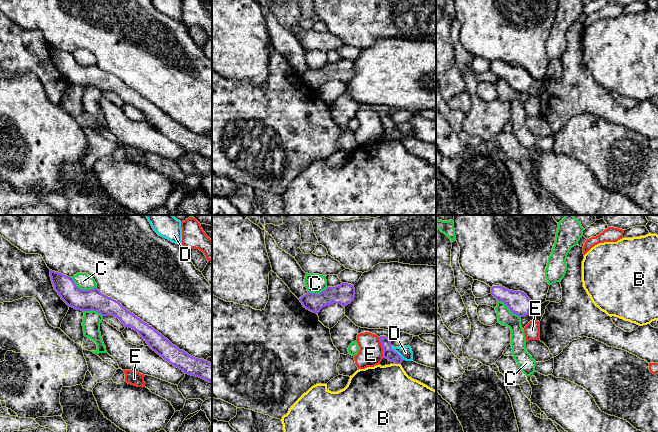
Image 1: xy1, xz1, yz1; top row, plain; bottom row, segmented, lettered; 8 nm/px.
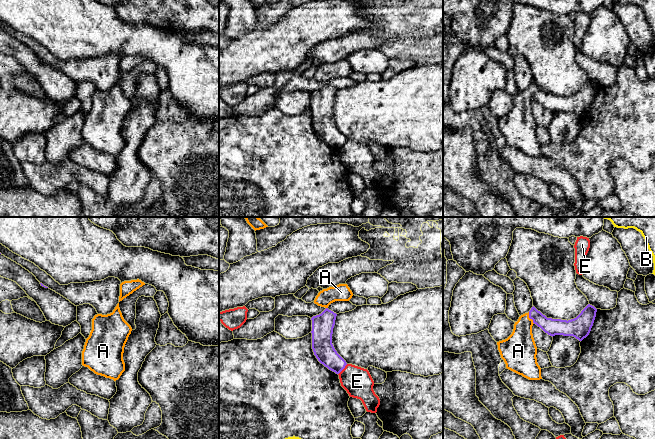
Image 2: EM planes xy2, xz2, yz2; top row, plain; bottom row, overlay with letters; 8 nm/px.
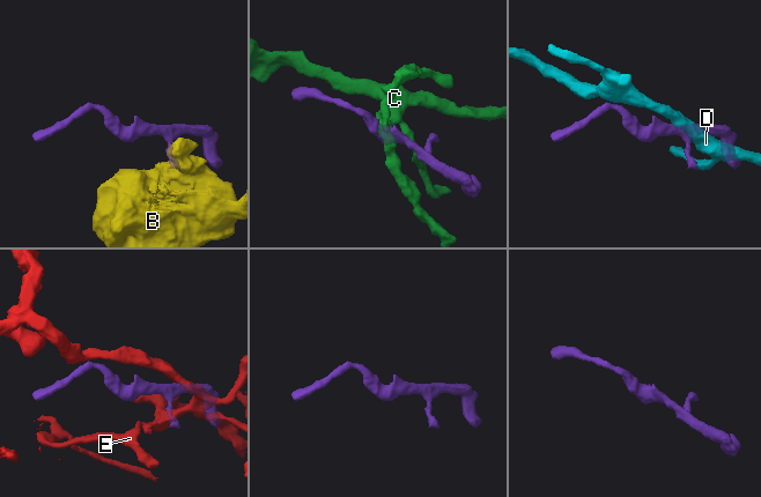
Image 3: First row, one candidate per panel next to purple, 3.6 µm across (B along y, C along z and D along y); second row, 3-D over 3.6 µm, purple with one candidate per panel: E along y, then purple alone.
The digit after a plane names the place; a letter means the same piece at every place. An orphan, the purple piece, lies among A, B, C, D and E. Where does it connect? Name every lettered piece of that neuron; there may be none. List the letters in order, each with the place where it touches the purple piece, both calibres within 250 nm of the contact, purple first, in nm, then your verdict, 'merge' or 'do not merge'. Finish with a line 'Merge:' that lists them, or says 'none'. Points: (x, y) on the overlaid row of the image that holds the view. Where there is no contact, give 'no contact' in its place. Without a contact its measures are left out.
A: meets purple in yz2 at (530, 318); 140 nm thick on the purple side, 240 nm on the other; merge
B: meets purple in xz1 at (398, 363); 90 nm thick on the purple side, 420 nm on the other; do not merge
C: meets purple in xy1 at (82, 290); 180 nm thick on the purple side, 130 nm on the other; do not merge
D: meets purple in xz1 at (396, 352); 90 nm thick on the purple side, 100 nm on the other; do not merge
E: meets purple in xz1 at (382, 346); 90 nm thick on the purple side, 190 nm on the other; do not merge
Merge: A

